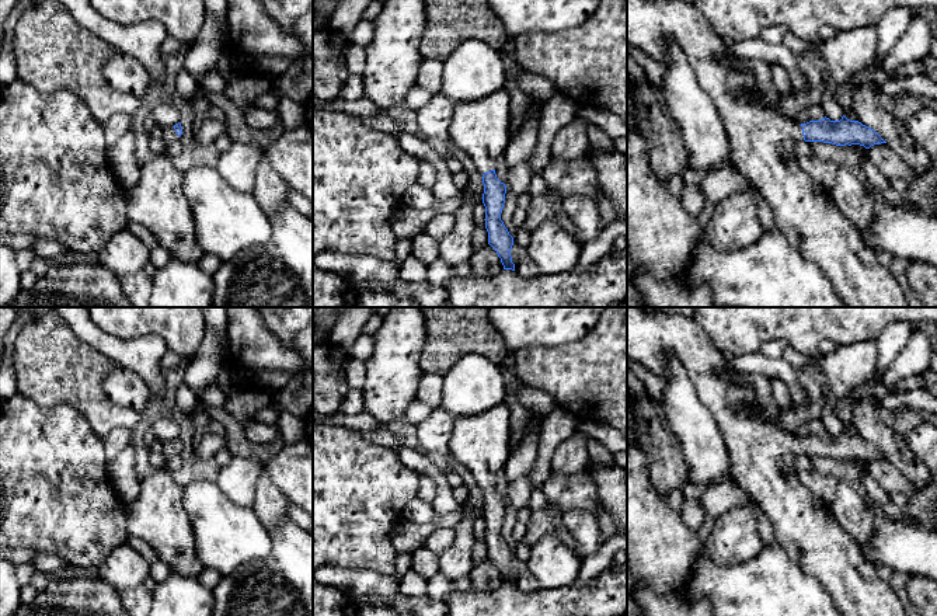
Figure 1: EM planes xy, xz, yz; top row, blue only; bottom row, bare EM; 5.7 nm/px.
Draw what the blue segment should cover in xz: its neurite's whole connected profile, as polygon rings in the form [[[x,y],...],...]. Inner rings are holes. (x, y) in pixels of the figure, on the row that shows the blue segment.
[[[501,88],[483,100],[454,104],[450,139],[467,153],[483,174],[488,244],[497,251],[504,269],[515,271],[511,257],[513,237],[501,220],[506,185],[497,178],[494,170],[511,142],[509,126],[511,97]]]

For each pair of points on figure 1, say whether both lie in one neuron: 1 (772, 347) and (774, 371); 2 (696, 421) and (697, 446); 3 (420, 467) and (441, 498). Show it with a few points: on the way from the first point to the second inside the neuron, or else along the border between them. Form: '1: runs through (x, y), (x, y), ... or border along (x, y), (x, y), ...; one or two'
1: border along (758, 352), (770, 358), (780, 358); two
2: runs through (696, 427), (697, 441); one
3: runs through (429, 470), (441, 481), (441, 489); one

